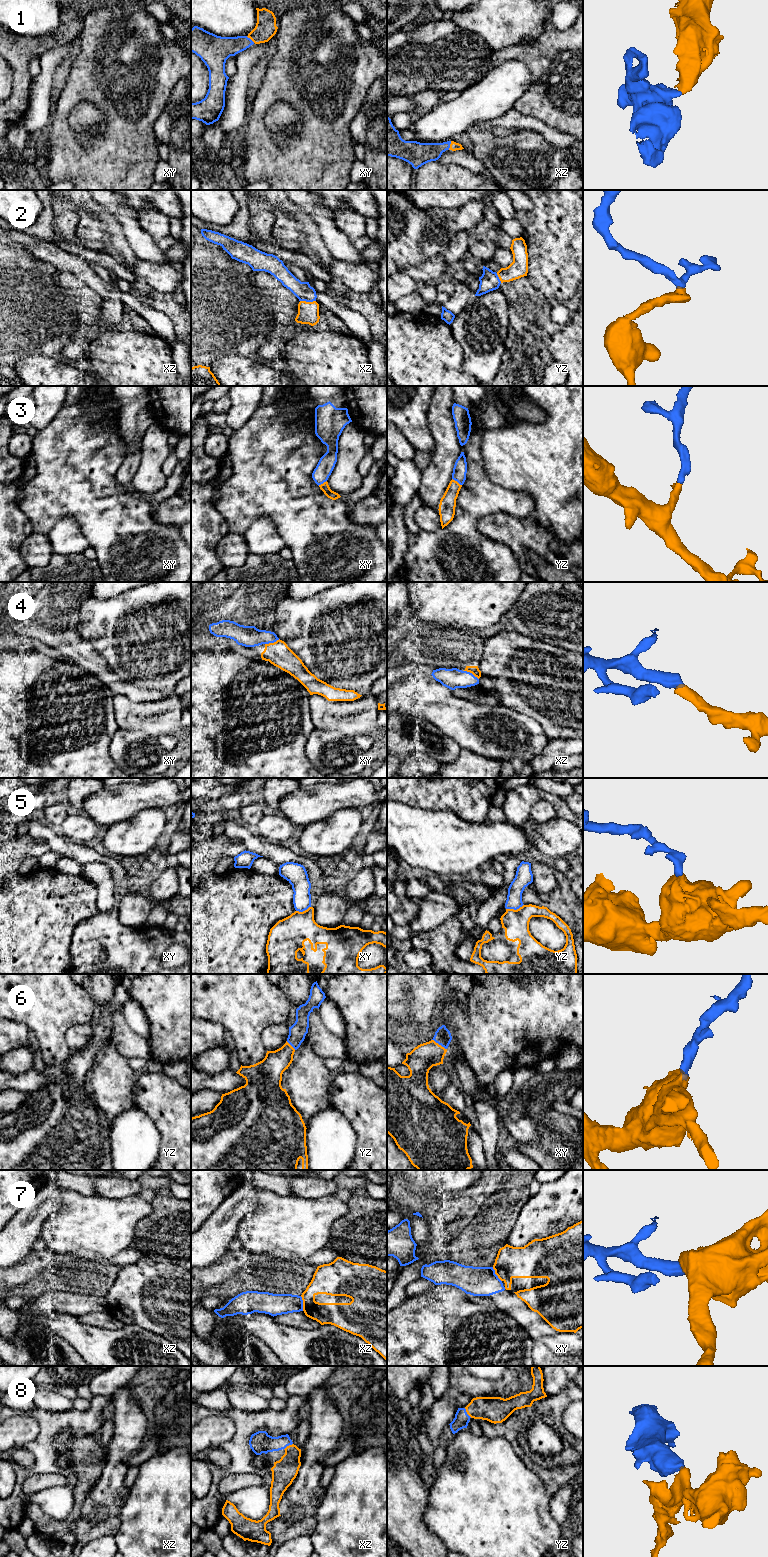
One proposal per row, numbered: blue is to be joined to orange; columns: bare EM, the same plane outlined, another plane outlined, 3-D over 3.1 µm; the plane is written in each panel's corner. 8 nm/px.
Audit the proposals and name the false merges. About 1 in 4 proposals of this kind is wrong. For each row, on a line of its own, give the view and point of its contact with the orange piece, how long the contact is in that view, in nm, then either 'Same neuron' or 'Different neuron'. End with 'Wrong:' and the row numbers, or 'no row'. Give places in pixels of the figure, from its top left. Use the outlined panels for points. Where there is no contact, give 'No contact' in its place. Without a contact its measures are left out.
1: Touches orange at xz (450, 145). Shared border 80 nm. Same neuron
2: Touches orange at xz (308, 302). Shared border 130 nm. Same neuron
3: Touches orange at yz (456, 481). Shared border 100 nm. Same neuron
4: Touches orange at xz (471, 672). Shared border 140 nm. Same neuron
5: Touches orange at yz (513, 909). Shared border 150 nm. Different neuron
6: Touches orange at xy (438, 1044). Shared border 150 nm. Same neuron
7: Touches orange at xz (303, 1303). Shared border 120 nm. Different neuron
8: Touches orange at yz (467, 1413). Shared border 100 nm. Same neuron
Wrong: 5, 7

